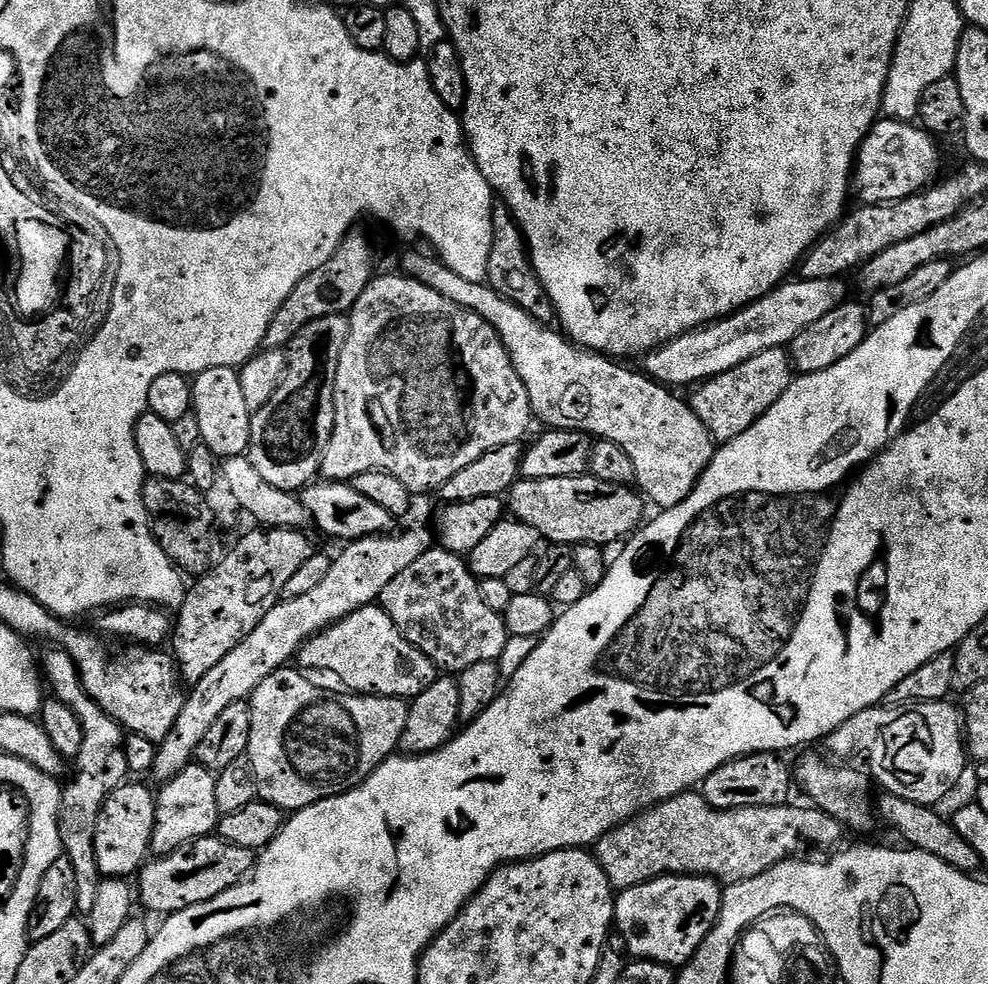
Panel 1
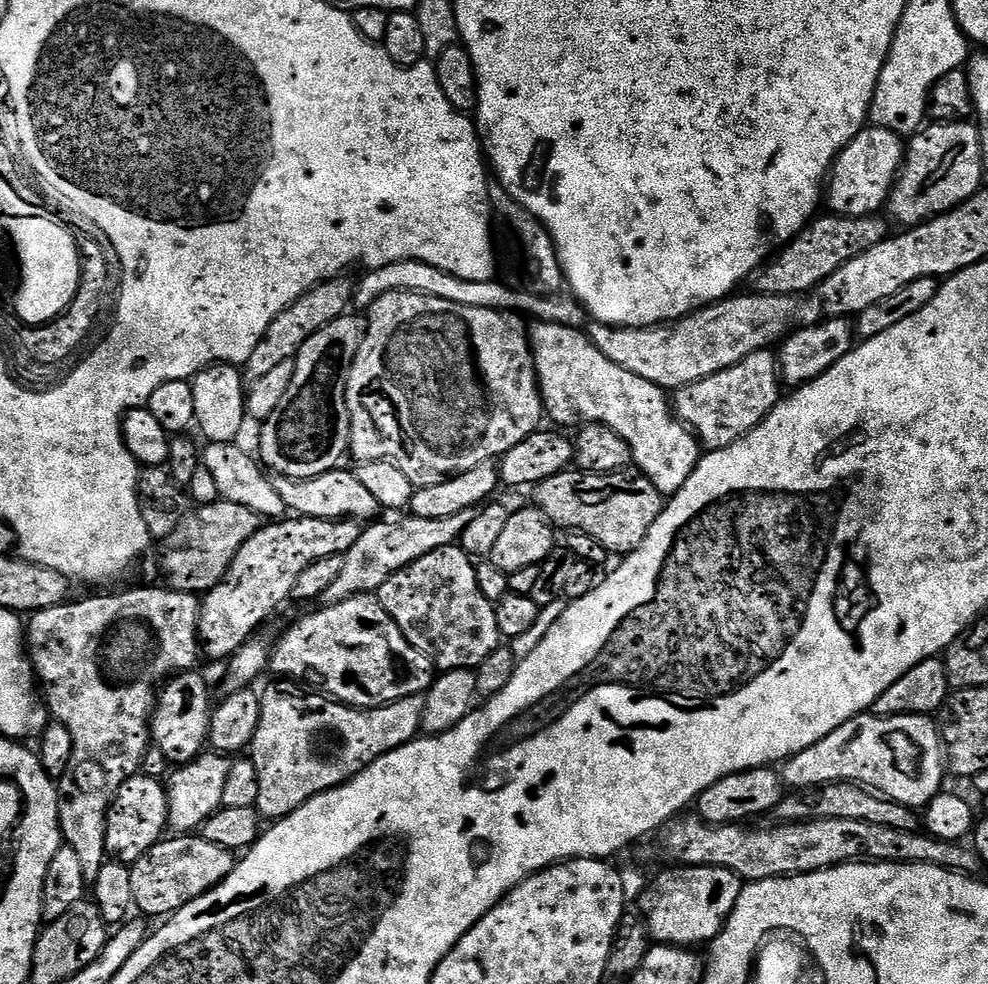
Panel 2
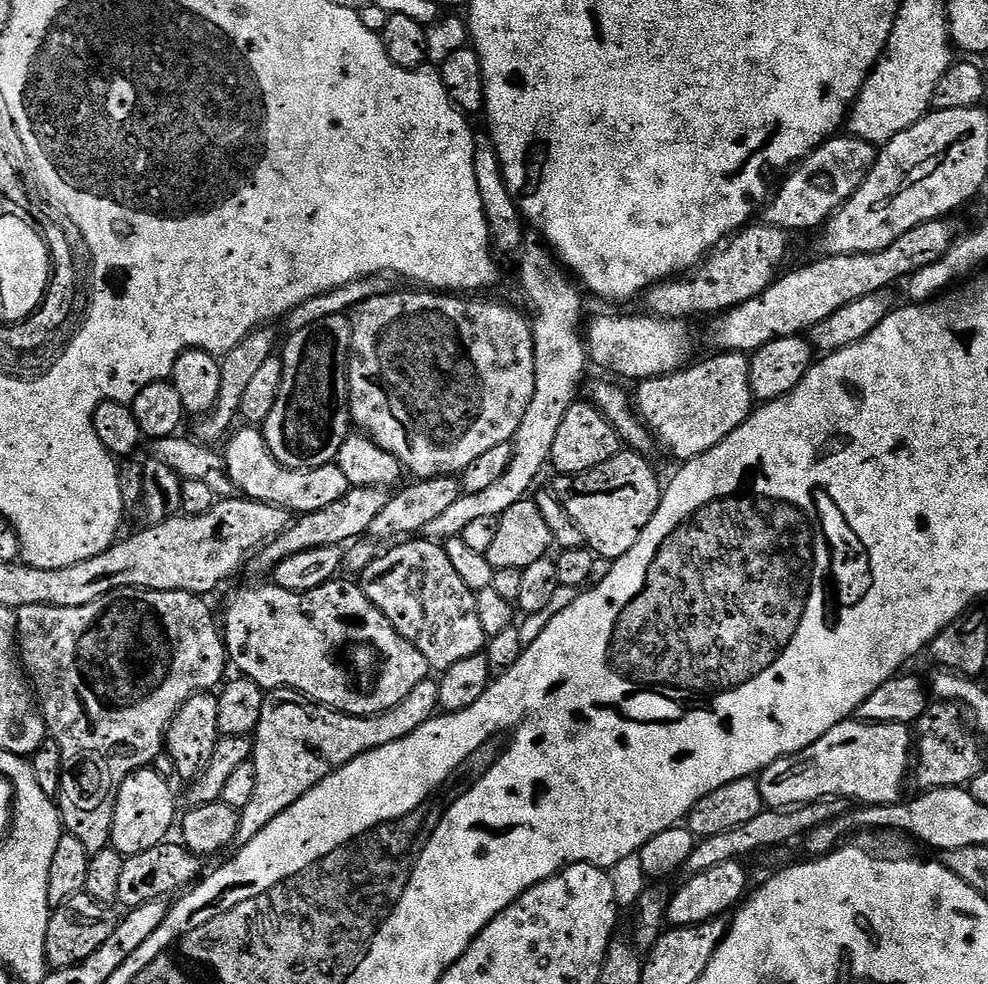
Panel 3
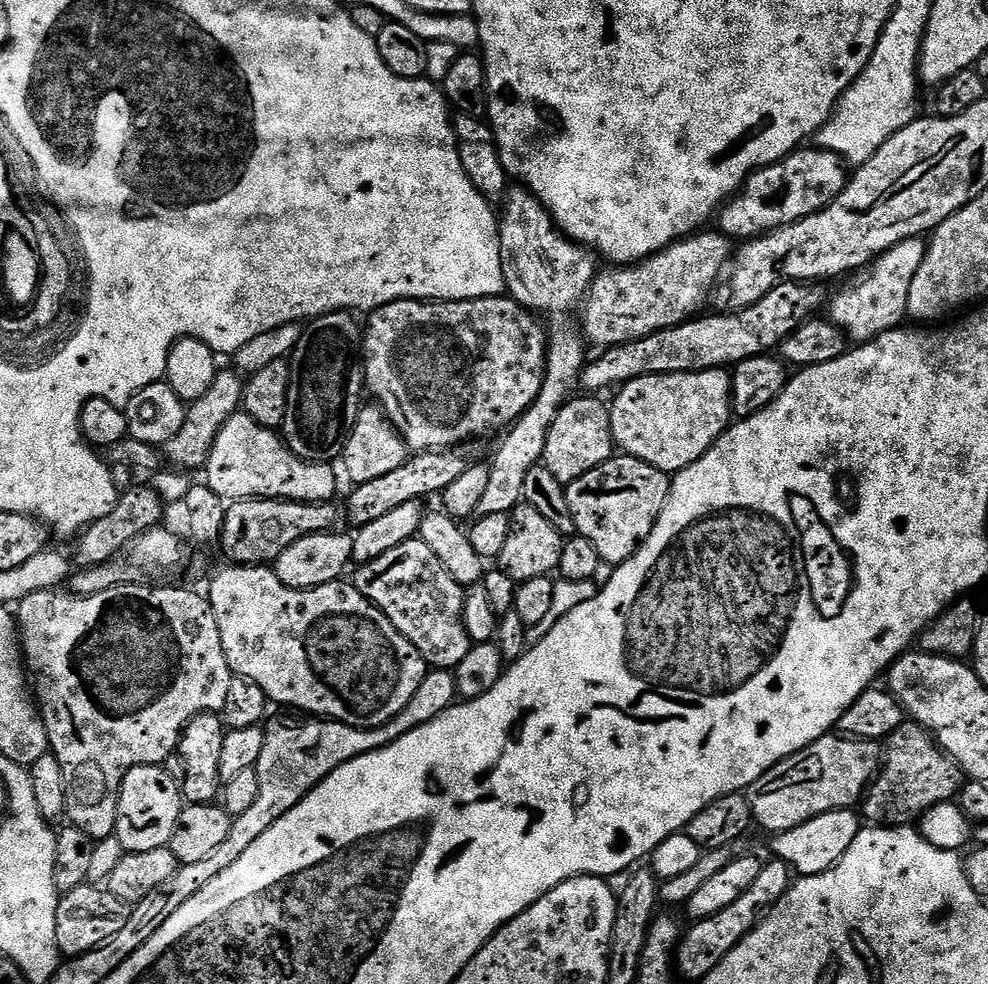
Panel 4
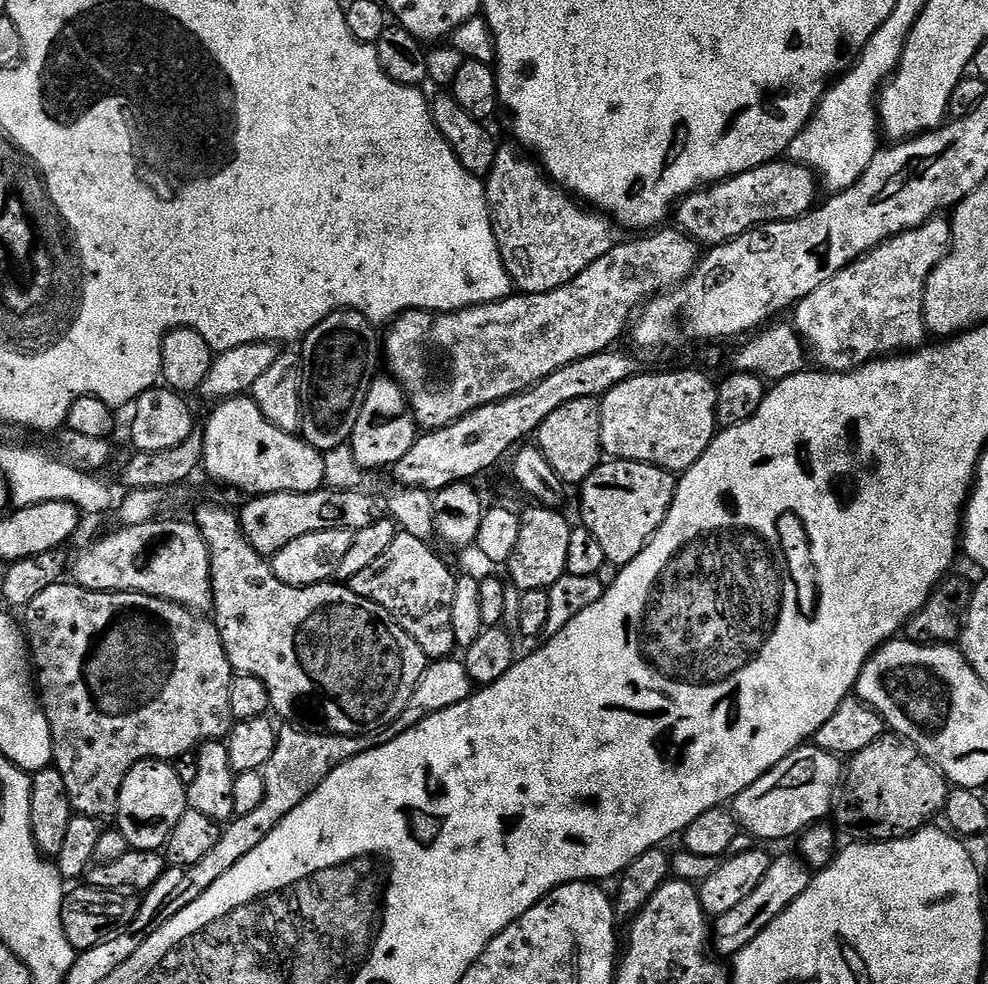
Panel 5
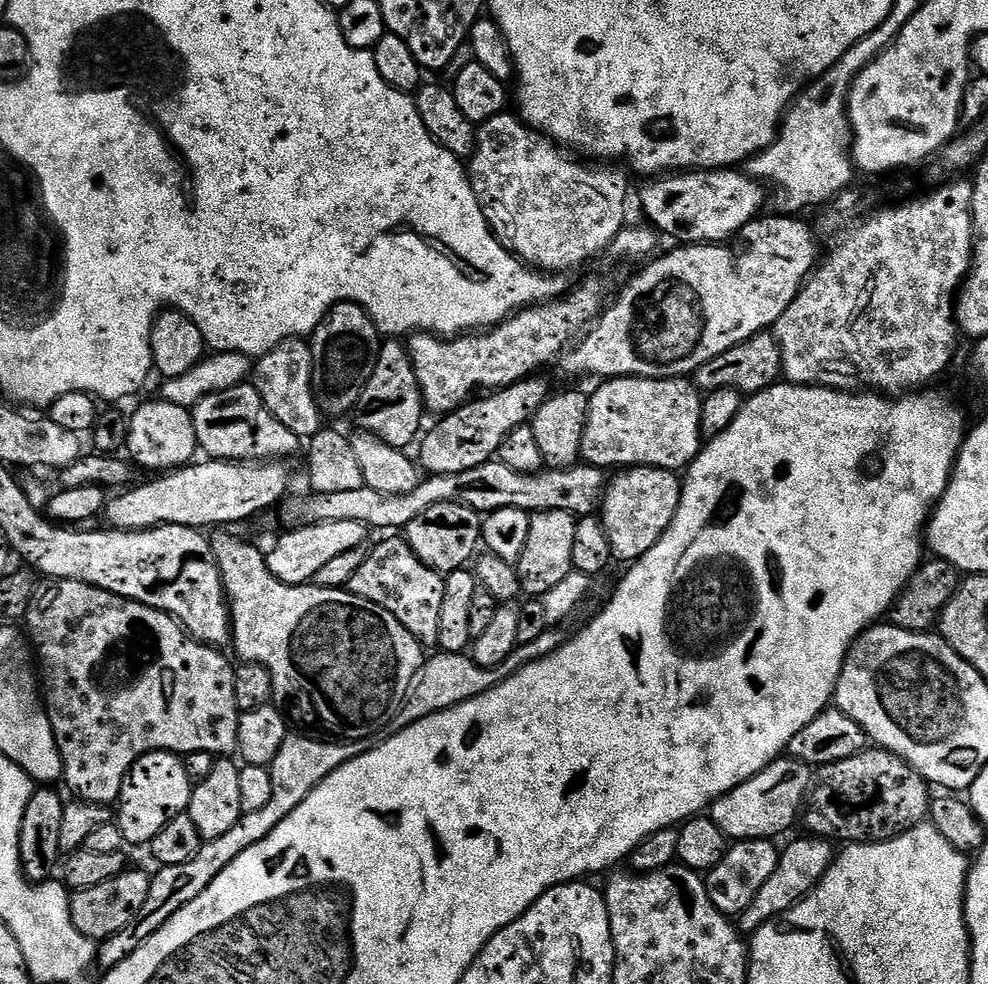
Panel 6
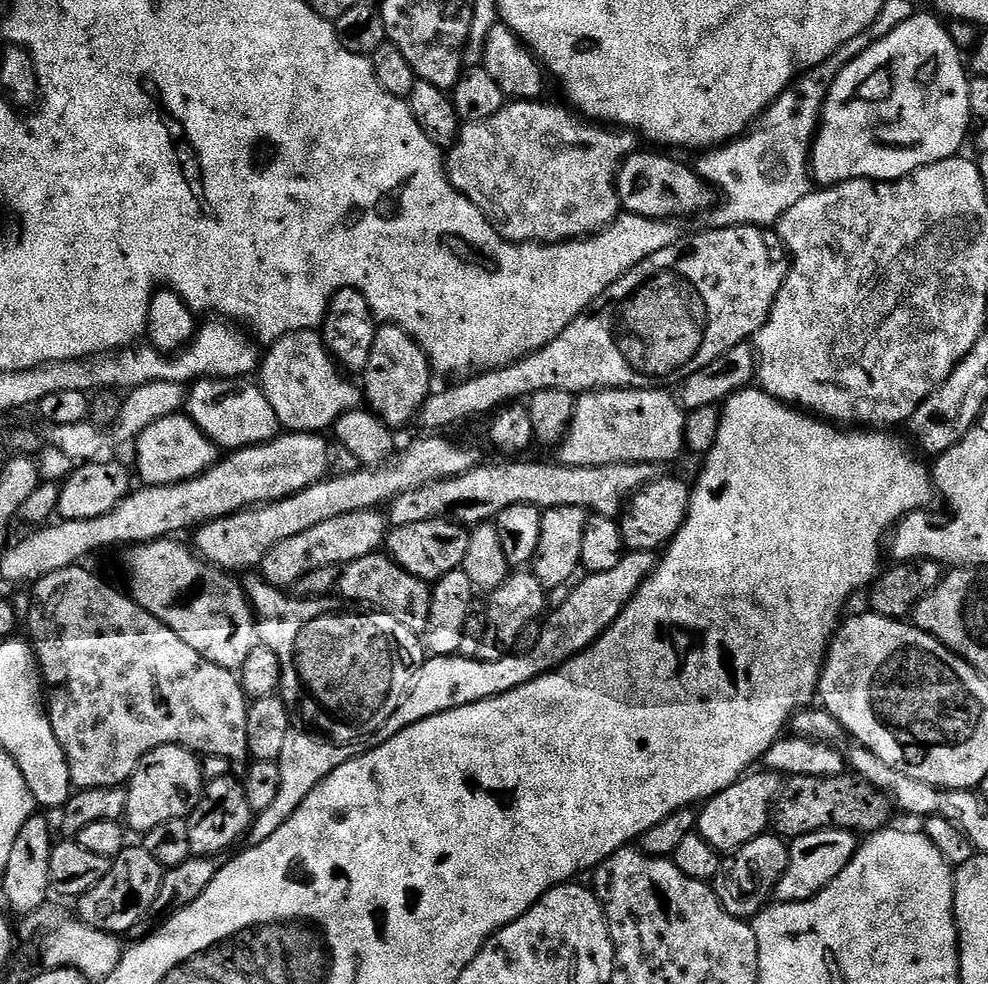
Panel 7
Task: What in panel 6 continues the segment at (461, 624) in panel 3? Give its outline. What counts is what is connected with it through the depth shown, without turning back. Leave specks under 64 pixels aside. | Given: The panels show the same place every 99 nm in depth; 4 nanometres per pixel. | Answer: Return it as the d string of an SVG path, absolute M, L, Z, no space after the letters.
M384 540L373 552L369 551L362 566L354 570L354 578L350 578L346 591L382 606L382 610L390 610L390 614L394 614L394 618L398 618L398 622L410 630L421 646L438 645L444 576L426 566L426 562L422 562L422 558L410 550L407 540Z

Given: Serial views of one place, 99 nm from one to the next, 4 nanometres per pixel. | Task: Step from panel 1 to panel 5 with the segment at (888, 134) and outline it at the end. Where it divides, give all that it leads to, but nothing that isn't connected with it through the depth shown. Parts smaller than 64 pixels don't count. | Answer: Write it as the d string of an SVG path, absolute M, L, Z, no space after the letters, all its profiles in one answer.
M781 158L691 192L676 205L674 224L697 244L715 246L738 238L751 228L759 228L761 224L797 220L817 207L819 192L822 192L822 185L813 169Z

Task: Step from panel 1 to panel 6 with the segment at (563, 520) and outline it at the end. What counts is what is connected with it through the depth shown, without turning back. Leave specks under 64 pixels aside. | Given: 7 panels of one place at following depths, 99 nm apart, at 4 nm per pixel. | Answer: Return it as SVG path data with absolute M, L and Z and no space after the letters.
M647 466L625 468L617 471L613 476L616 477L613 480L611 477L607 481L604 495L600 501L598 515L602 526L606 530L606 538L610 538L613 557L617 561L628 560L627 562L635 562L641 560L658 543L662 538L662 534L666 534L666 530L674 522L674 514L680 505L682 480L675 471Z

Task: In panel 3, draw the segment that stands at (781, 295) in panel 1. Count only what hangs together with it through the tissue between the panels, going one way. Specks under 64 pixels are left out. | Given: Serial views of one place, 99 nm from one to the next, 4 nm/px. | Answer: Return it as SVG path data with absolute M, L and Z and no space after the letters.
M600 316L586 328L585 343L589 361L620 378L639 382L672 373L693 363L692 332L683 320L666 320L659 316Z

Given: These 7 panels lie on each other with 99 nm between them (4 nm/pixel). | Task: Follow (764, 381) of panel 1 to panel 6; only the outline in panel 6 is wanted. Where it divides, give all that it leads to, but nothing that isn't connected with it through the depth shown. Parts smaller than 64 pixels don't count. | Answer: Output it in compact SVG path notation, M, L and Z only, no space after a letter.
M618 376L608 378L588 401L586 430L582 434L583 463L605 470L623 470L637 466L684 470L700 455L700 402L702 393L688 378L674 380L651 380L641 376Z

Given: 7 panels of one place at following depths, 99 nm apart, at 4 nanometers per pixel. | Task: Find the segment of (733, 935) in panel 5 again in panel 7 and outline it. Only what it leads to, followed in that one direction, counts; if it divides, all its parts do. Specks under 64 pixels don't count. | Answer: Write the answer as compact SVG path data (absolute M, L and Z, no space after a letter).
M823 828L791 841L788 844L788 865L774 893L775 903L806 902L826 890L826 886L830 886L830 882L834 882L834 878L838 878L846 866L850 866L857 847L857 833L844 828Z

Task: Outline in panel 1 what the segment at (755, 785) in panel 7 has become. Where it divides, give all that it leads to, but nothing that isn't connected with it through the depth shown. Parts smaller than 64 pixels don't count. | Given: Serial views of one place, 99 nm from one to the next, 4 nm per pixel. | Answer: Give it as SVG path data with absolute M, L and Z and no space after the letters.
M935 700L907 706L877 706L854 714L843 726L827 737L826 744L832 747L831 755L848 762L851 756L861 756L868 763L866 772L873 781L884 787L889 796L906 798L915 804L939 805L939 800L948 796L948 791L964 776L964 767L970 764L966 751L966 737L962 727L962 712L948 700Z

